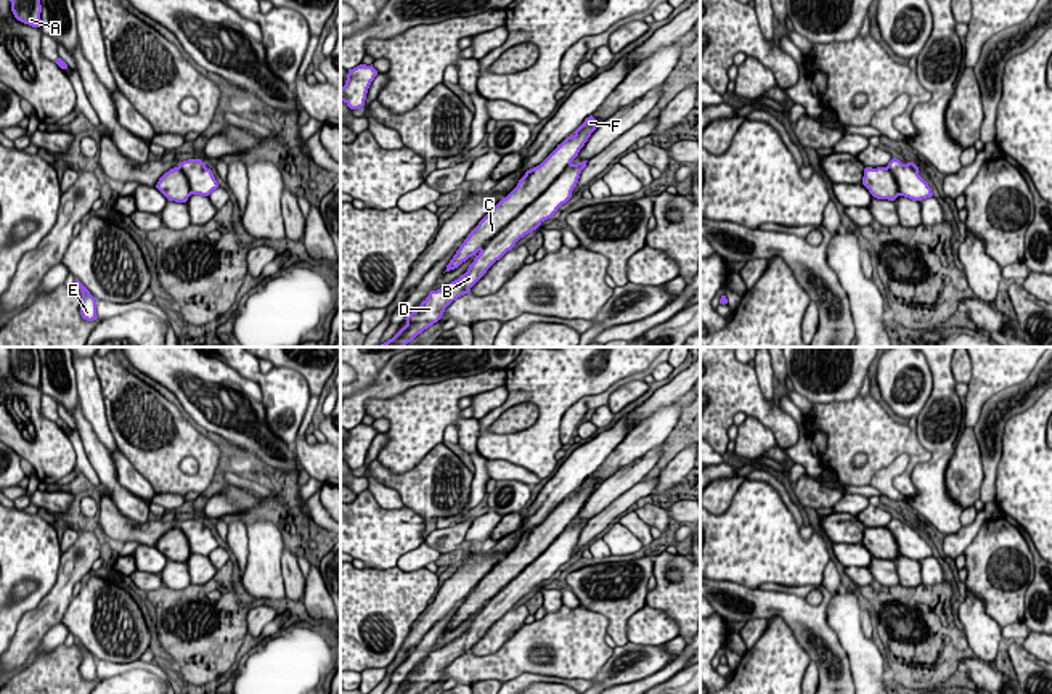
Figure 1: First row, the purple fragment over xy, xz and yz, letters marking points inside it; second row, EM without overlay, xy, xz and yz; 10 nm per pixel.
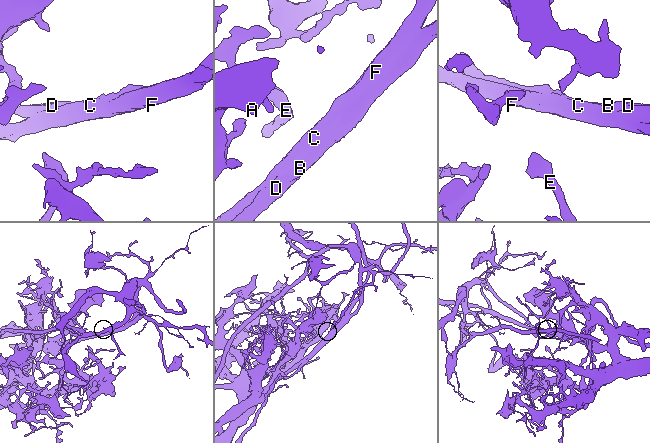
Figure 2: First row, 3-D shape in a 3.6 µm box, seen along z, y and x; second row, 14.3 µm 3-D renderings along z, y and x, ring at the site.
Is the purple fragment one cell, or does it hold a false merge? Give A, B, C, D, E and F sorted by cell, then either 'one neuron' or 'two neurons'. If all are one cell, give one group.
groups A C E F / B D; two neurons

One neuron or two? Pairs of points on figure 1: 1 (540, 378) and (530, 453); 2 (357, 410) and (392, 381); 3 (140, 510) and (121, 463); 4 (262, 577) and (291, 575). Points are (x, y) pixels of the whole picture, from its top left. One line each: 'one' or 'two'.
1: one
2: one
3: two
4: two

